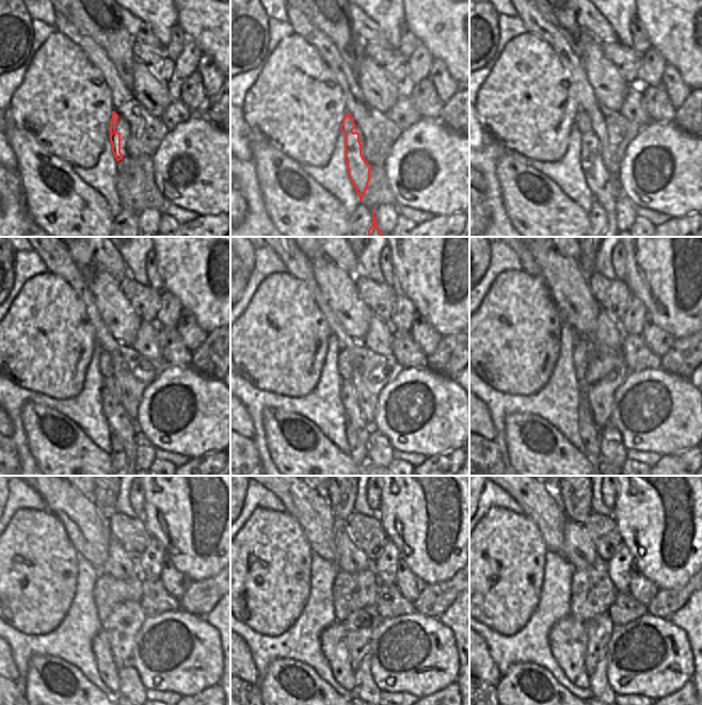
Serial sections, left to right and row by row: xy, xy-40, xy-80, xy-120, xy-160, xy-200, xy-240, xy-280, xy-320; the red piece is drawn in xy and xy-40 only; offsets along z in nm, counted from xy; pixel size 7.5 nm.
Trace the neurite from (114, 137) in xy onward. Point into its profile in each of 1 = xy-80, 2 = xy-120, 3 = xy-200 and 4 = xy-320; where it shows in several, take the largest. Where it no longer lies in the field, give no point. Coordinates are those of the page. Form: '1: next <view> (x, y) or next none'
1: next xy-80 (600, 181)
2: next xy-120 (122, 426)
3: next xy-200 (584, 351)
4: next xy-320 (592, 592)

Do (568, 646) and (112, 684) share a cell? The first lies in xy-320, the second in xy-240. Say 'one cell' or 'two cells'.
one cell

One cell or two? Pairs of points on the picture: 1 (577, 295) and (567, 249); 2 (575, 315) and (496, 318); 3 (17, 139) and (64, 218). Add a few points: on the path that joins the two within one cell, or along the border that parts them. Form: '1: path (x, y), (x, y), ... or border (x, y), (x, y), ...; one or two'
1: border (553, 247), (561, 255), (576, 260); two
2: border (549, 293), (553, 303), (564, 321); two
3: path (32, 158), (40, 180), (57, 198); one

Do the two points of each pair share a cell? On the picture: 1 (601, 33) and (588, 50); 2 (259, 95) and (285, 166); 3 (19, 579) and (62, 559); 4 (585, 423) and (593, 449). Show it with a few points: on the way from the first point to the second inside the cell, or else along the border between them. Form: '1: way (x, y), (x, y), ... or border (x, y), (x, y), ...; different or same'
1: border (581, 31), (590, 33), (600, 43); different
2: border (261, 134), (273, 146), (301, 164); different
3: way (30, 572), (37, 564), (51, 560); same
4: way (588, 430), (592, 443); same

